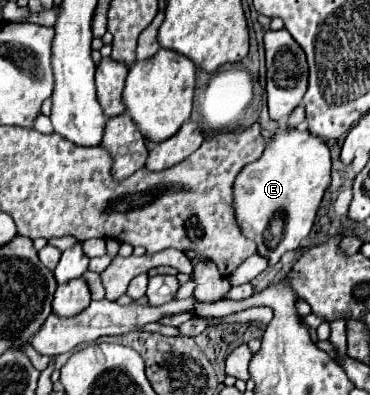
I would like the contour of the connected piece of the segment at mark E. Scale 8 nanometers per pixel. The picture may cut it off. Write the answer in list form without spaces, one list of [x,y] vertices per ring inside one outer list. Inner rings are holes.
[[[281,128],[269,140],[263,156],[257,162],[247,164],[239,172],[235,180],[237,222],[241,226],[241,232],[257,244],[257,254],[269,260],[269,266],[277,264],[285,252],[297,250],[301,240],[309,236],[323,192],[331,182],[329,170],[331,156],[327,144],[323,144],[317,136],[309,134],[307,130]],[[279,212],[283,214],[285,220],[283,238],[277,244],[277,248],[269,250],[265,246],[263,232],[269,228],[269,222]]]

